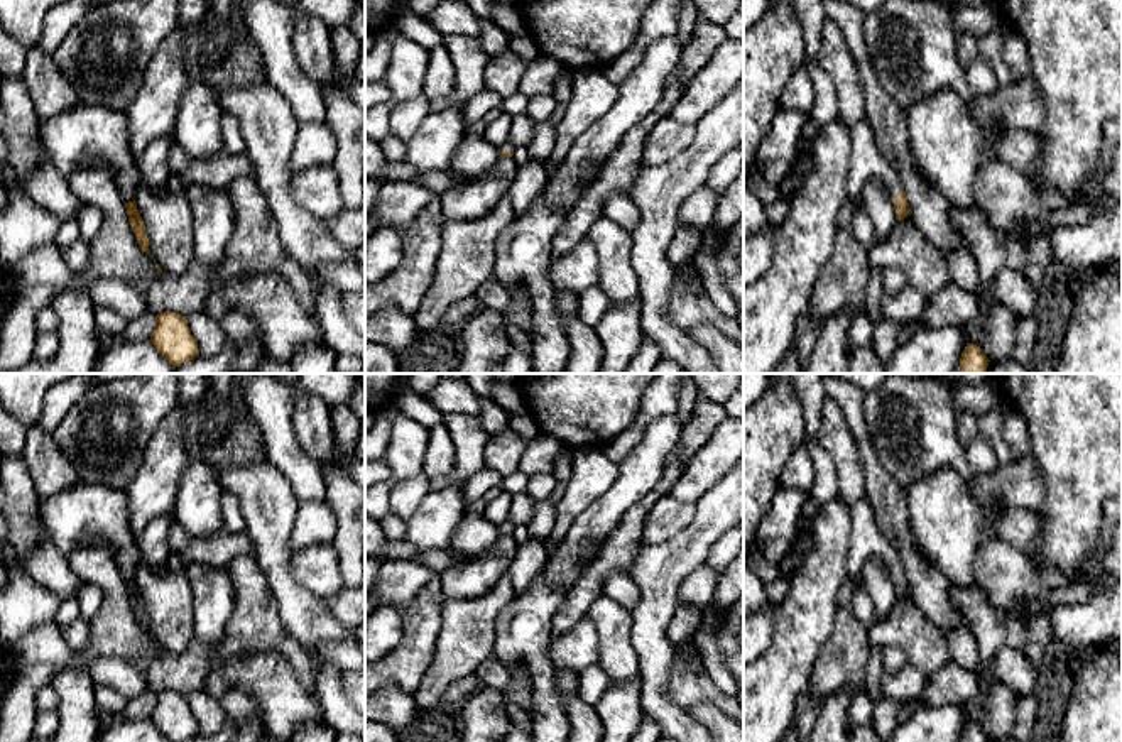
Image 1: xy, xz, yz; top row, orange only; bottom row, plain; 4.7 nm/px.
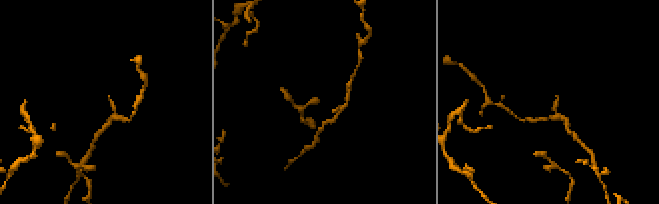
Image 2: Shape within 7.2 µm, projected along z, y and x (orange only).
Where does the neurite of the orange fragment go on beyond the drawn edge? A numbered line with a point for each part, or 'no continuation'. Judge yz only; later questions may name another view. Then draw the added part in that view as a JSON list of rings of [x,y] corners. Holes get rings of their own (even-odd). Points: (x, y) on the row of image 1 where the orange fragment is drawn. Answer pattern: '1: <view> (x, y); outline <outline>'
1: yz (866, 159); outline [[[862,120],[852,125],[852,154],[845,186],[853,211],[862,206],[862,189],[870,176],[880,177],[892,198],[904,191],[897,172],[877,149],[869,123]]]

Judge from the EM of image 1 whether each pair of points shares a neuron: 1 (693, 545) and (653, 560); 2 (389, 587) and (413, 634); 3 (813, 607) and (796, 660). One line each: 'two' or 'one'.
1: one
2: two
3: one

